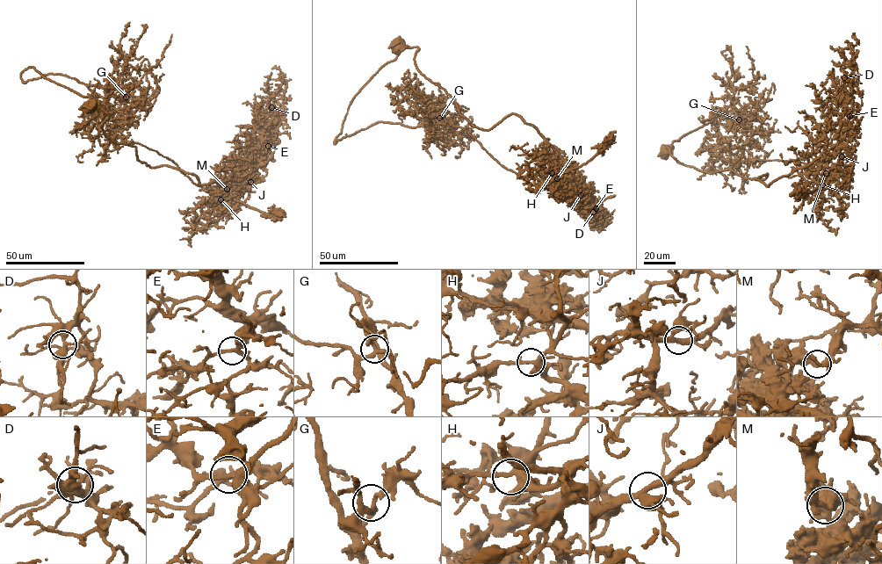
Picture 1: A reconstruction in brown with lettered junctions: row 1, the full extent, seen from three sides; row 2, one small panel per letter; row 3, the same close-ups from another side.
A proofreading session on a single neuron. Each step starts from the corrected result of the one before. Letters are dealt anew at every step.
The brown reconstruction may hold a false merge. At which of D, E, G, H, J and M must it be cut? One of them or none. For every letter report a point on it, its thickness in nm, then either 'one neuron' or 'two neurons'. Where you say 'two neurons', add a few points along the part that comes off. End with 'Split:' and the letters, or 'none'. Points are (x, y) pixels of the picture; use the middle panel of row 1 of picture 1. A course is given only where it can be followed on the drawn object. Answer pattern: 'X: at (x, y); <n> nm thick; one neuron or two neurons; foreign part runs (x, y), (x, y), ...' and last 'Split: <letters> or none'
D: at (593, 212); 300 nm thick; one neuron
E: at (596, 208); 280 nm thick; one neuron
G: at (439, 118); 260 nm thick; one neuron
H: at (552, 173); 300 nm thick; one neuron
J: at (581, 195); 300 nm thick; one neuron
M: at (557, 178); 300 nm thick; two neurons; foreign part runs (556, 178), (538, 184), (531, 184), (502, 166), (464, 130), (447, 122)
Split: M

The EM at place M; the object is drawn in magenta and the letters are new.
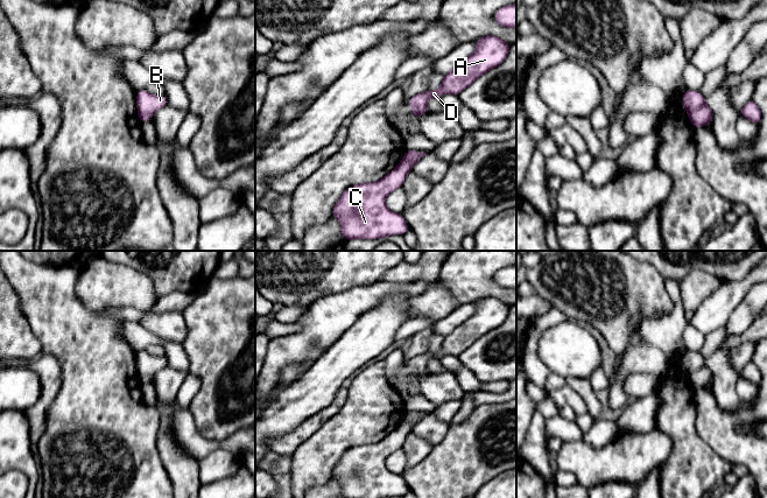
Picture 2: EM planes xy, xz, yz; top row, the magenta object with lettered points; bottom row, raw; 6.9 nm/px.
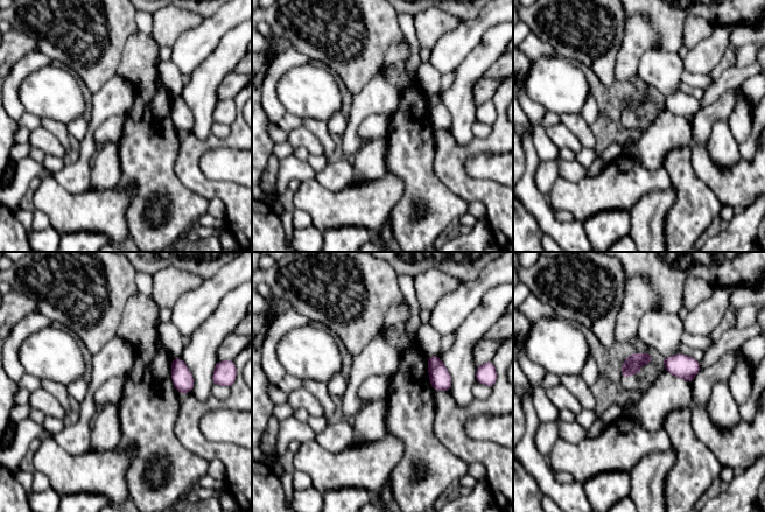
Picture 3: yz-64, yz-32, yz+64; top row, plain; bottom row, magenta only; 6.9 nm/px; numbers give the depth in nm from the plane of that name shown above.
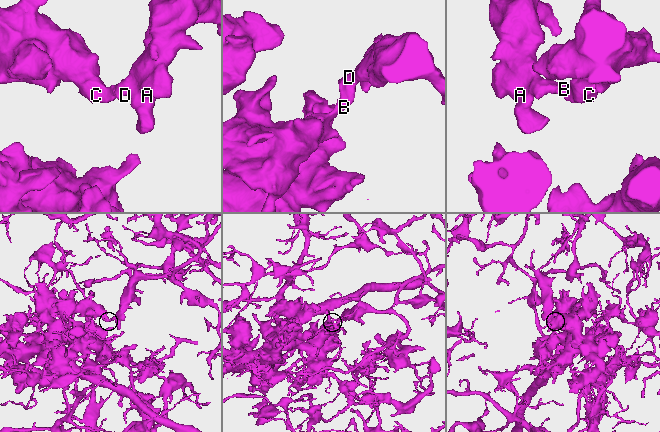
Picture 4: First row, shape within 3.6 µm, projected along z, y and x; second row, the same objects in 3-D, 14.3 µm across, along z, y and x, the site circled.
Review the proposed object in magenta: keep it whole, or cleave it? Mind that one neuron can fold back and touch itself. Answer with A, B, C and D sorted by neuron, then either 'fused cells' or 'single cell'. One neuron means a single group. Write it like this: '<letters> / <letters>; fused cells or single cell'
A B D / C; fused cells

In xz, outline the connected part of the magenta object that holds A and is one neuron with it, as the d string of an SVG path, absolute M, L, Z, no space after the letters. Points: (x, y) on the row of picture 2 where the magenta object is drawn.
M483 36L477 40L476 51L463 63L457 64L442 80L437 91L428 90L413 96L409 101L411 113L418 119L428 110L428 99L439 98L444 93L459 94L479 76L500 65L507 57L511 44L494 36Z

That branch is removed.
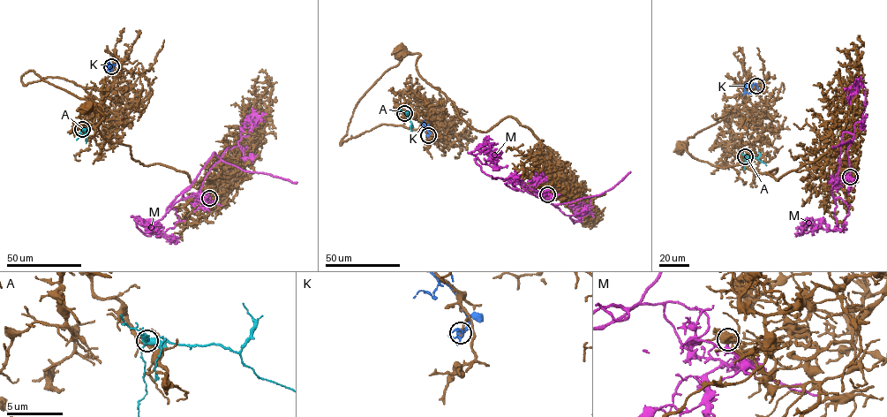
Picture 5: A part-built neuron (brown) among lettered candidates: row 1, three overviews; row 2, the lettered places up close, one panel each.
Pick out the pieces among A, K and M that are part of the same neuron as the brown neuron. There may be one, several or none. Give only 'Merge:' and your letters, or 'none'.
Merge: none

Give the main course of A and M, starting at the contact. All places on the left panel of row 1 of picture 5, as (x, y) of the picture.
A: (82, 129), (87, 134), (86, 143)
M: (209, 198), (192, 193), (167, 211), (212, 154), (220, 158), (237, 146), (251, 115), (255, 125), (244, 132)

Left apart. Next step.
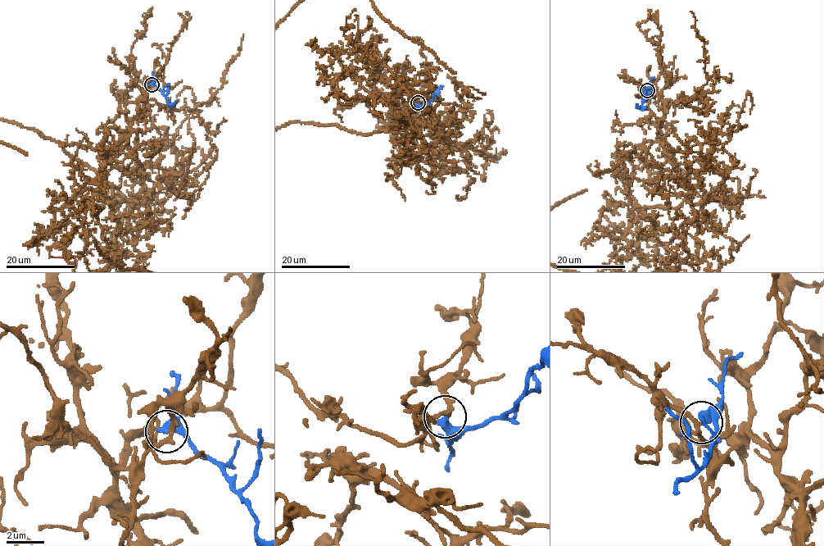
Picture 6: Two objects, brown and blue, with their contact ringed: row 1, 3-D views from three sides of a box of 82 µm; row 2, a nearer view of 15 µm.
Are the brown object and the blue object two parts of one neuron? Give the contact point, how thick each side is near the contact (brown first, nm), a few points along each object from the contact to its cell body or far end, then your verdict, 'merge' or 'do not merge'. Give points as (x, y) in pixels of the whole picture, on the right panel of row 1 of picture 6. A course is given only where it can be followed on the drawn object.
at (647, 90); 240 nm thick on the brown side, 480 nm on the other; brown runs (647, 90), (690, 201), (688, 175), (663, 154), (694, 180), (701, 169), (674, 149), (649, 152); blue runs (647, 90), (649, 88), (649, 96), (642, 101), (641, 106), (638, 107), (636, 103); merge

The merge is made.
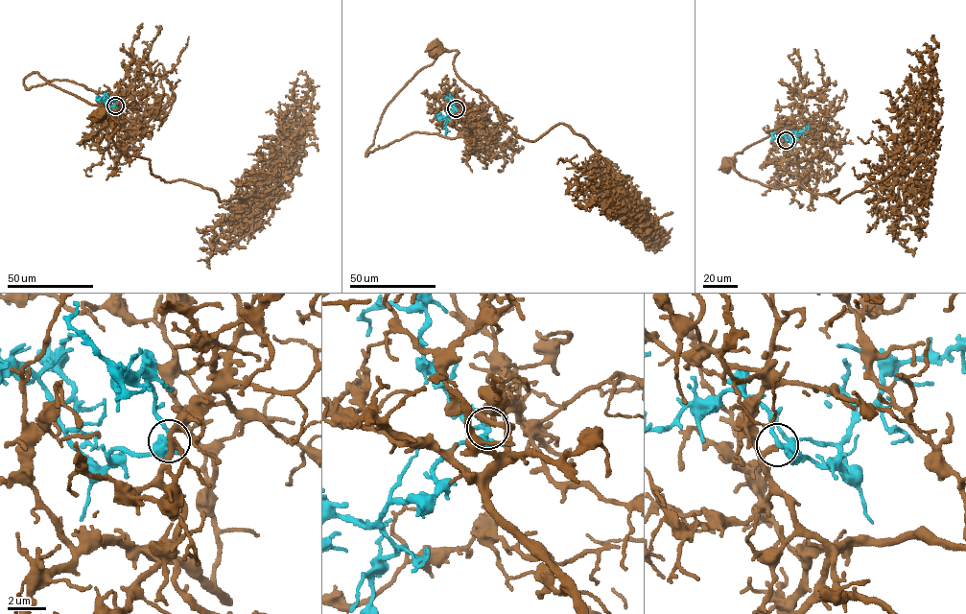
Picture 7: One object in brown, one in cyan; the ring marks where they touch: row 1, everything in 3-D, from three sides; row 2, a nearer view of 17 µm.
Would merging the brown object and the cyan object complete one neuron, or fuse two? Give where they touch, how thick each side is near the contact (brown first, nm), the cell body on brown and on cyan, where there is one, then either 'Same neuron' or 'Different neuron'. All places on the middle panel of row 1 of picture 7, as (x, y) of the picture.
Place: (456, 108). Thickness 200 nm (brown) against 280 nm. Soma of brown: (437, 49). Soma of cyan: none. Same neuron

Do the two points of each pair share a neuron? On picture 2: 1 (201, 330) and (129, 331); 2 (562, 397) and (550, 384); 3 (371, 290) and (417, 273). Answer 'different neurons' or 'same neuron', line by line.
1: different neurons
2: different neurons
3: different neurons

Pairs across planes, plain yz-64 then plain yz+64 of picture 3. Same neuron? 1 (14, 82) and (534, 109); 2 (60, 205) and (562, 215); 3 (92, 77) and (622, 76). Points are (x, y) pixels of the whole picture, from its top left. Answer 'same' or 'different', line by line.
1: same
2: different
3: different

